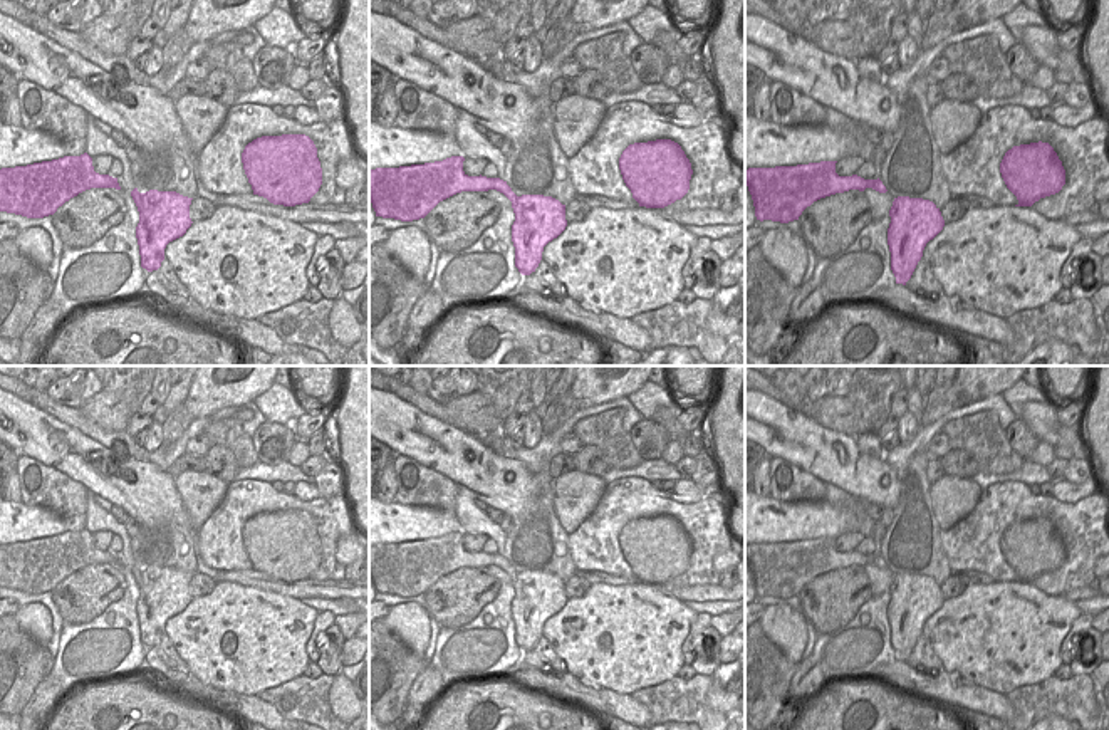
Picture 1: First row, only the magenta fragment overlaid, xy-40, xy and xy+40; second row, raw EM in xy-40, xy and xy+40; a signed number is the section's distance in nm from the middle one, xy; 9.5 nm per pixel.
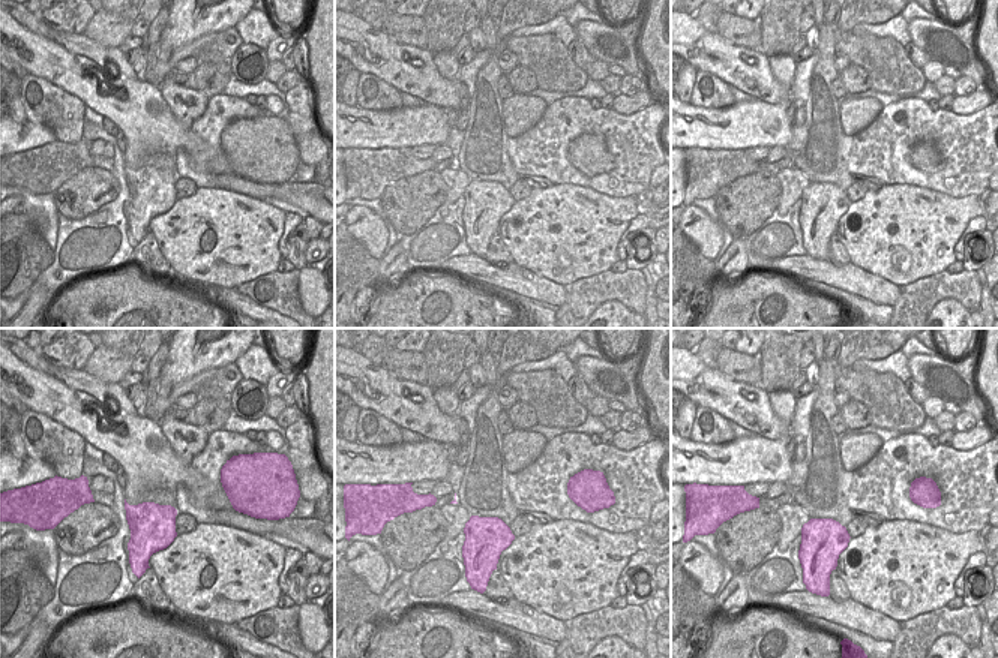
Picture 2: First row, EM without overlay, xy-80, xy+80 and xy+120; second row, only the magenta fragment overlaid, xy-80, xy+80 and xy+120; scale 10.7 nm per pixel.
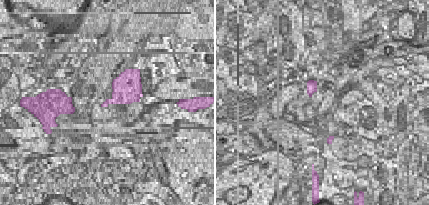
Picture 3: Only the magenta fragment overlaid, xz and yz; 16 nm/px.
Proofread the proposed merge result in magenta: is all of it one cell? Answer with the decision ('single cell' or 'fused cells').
single cell

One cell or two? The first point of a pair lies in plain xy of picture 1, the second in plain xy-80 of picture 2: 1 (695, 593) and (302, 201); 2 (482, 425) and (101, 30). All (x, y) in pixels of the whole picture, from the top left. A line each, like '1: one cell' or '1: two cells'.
1: two cells
2: one cell

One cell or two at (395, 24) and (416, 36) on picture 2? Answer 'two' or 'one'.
one

